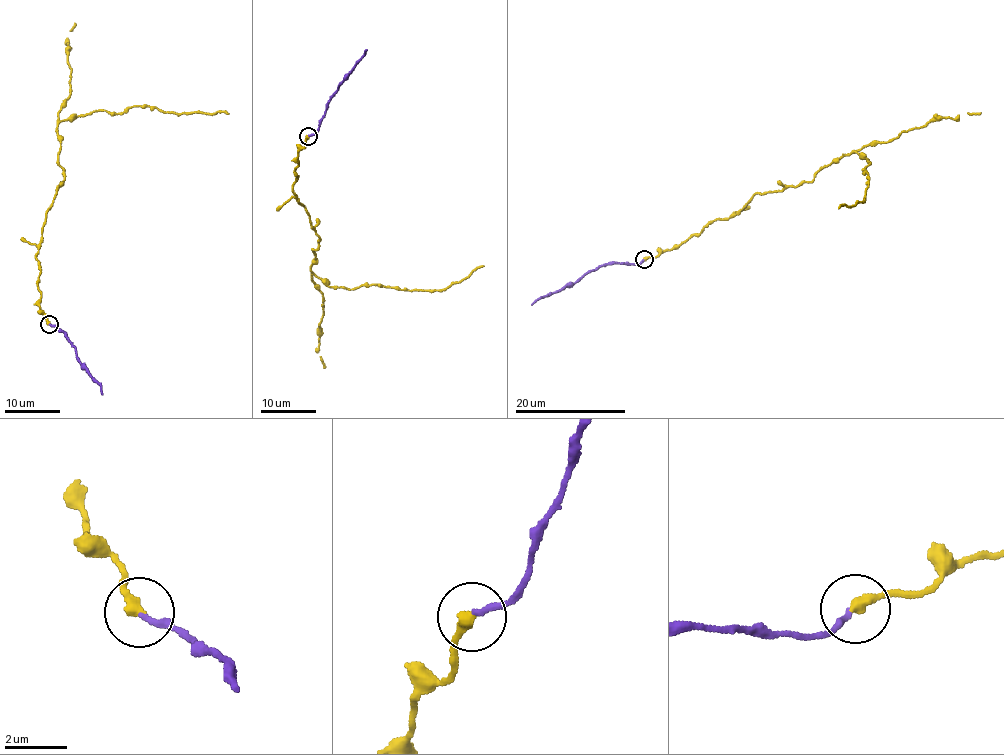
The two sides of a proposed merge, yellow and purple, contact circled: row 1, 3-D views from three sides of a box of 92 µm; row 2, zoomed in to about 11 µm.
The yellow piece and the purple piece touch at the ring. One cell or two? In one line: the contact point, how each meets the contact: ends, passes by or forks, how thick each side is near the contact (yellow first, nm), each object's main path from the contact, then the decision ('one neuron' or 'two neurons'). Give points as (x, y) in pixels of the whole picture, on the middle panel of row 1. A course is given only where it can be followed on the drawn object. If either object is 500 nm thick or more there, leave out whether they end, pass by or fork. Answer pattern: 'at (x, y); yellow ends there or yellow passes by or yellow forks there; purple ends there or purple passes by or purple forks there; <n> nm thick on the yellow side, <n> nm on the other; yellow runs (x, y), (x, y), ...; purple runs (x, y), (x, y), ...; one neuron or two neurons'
at (308, 136); yellow ends there; purple ends there; 360 nm thick on the yellow side, 180 nm on the other; yellow runs (309, 136), (298, 152), (293, 193), (319, 238), (310, 272), (330, 287), (444, 290), (483, 266); purple runs (309, 136), (317, 130), (325, 104), (344, 76), (367, 50); one neuron

